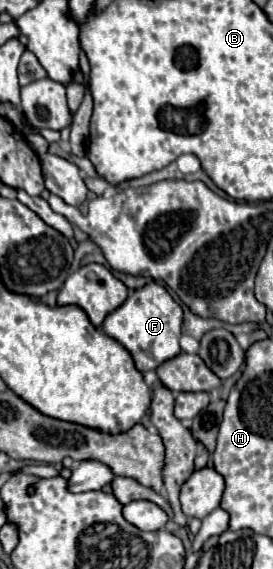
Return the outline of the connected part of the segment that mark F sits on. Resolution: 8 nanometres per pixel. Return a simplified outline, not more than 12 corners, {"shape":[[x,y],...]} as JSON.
{"shape":[[156,282],[132,290],[102,330],[140,372],[180,354],[182,308]]}

